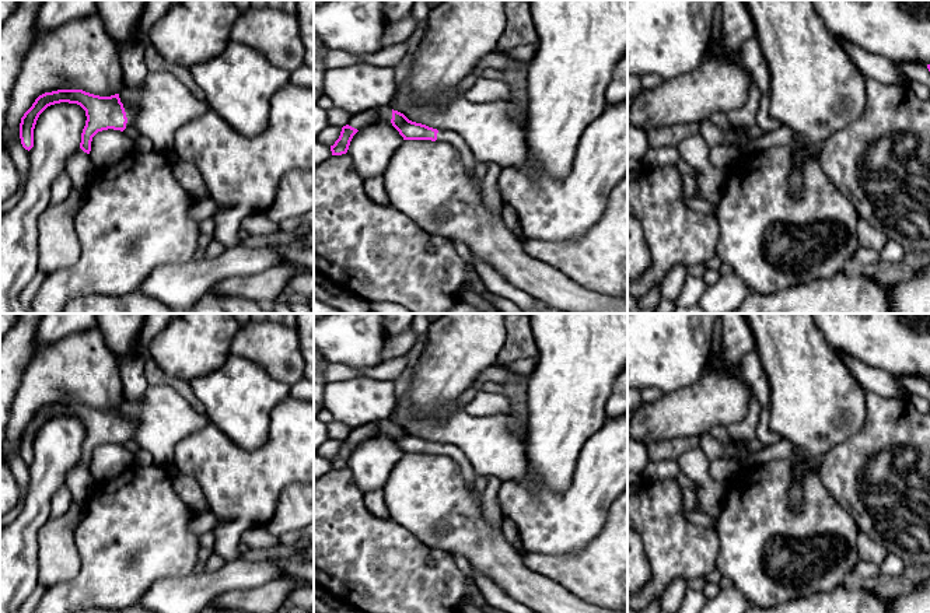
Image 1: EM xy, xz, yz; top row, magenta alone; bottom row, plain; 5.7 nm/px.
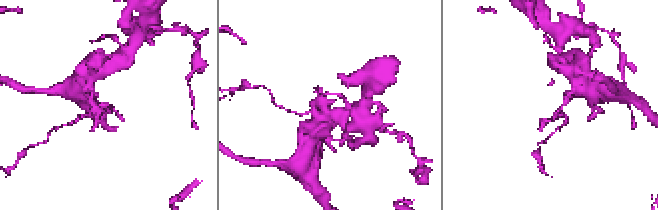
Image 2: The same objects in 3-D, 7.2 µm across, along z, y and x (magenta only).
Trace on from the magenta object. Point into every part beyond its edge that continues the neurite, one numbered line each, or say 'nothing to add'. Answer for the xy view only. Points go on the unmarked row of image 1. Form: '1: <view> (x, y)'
1: xy (130, 424)

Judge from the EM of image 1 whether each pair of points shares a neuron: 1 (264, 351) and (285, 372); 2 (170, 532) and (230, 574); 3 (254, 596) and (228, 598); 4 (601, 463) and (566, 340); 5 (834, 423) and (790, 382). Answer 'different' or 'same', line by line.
1: same
2: different
3: same
4: different
5: same

